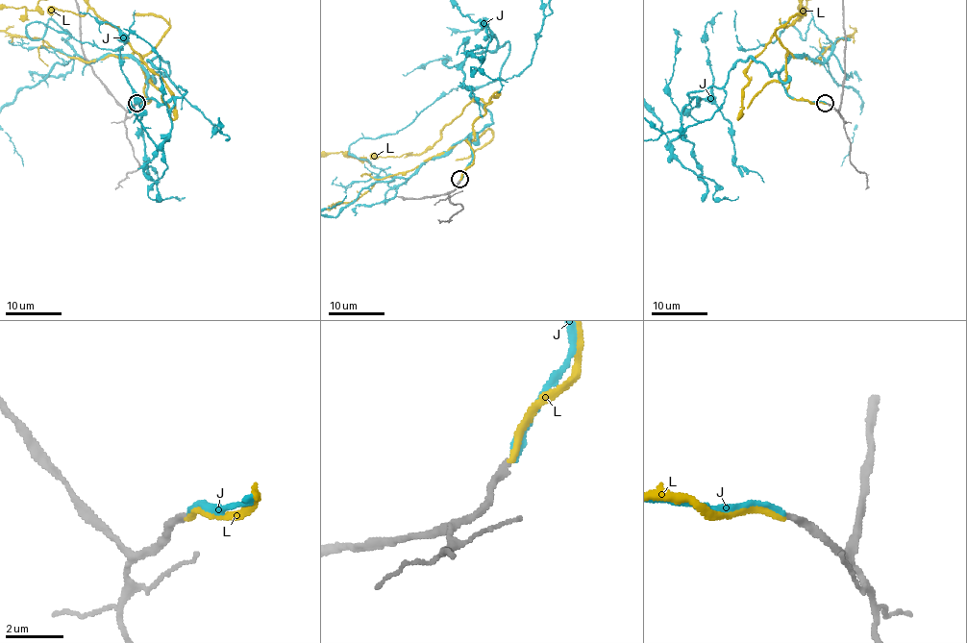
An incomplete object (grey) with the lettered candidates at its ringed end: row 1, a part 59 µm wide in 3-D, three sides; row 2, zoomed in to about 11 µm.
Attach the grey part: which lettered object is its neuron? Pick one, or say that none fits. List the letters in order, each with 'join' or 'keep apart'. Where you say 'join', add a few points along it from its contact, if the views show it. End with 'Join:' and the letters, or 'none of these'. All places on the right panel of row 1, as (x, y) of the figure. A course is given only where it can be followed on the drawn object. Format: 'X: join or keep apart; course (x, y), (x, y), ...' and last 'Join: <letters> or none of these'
J: join; course (827, 104), (797, 101), (749, 57), (720, 87), (688, 93), (667, 146)
L: keep apart
Join: J

